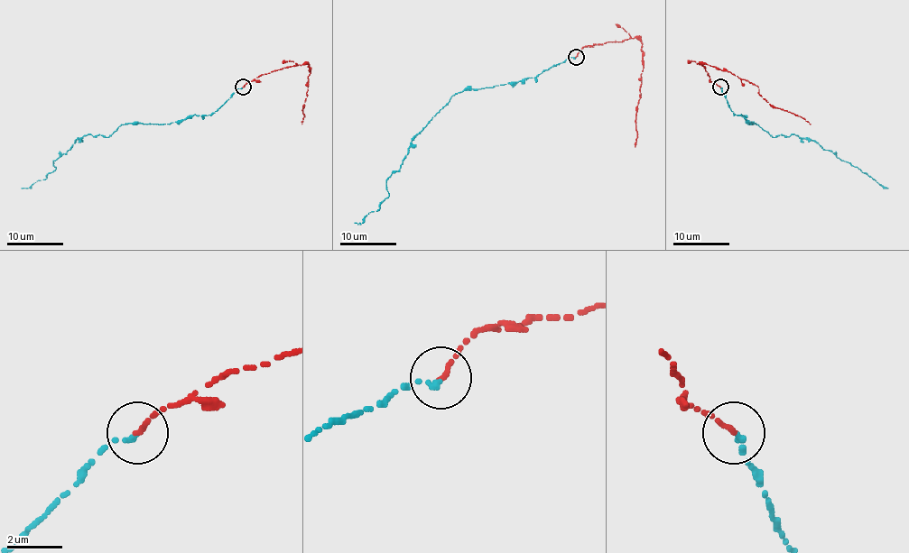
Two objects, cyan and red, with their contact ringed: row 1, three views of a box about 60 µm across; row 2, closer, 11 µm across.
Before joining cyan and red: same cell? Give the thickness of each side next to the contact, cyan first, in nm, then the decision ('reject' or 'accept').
180/180 nm | accept

